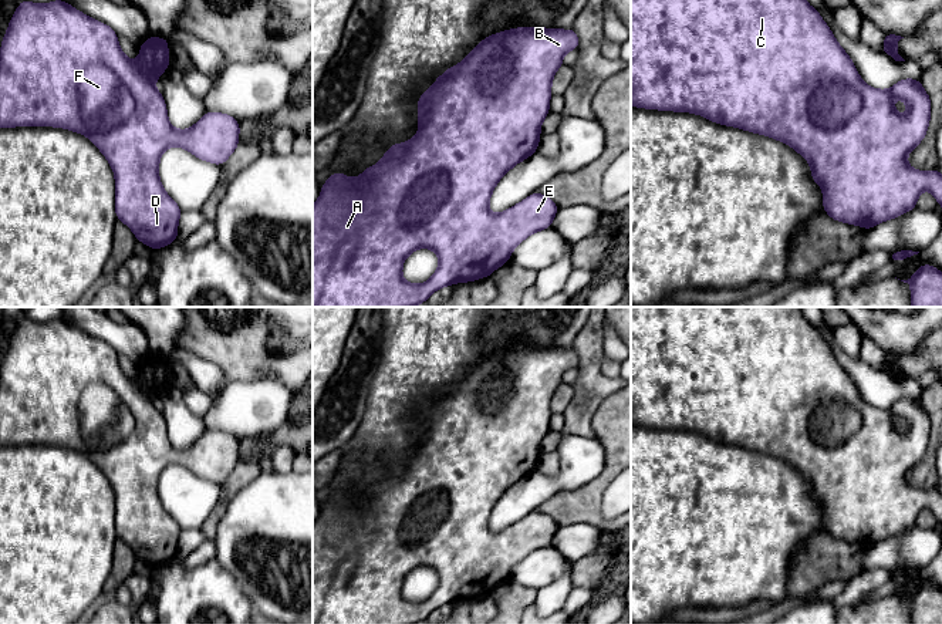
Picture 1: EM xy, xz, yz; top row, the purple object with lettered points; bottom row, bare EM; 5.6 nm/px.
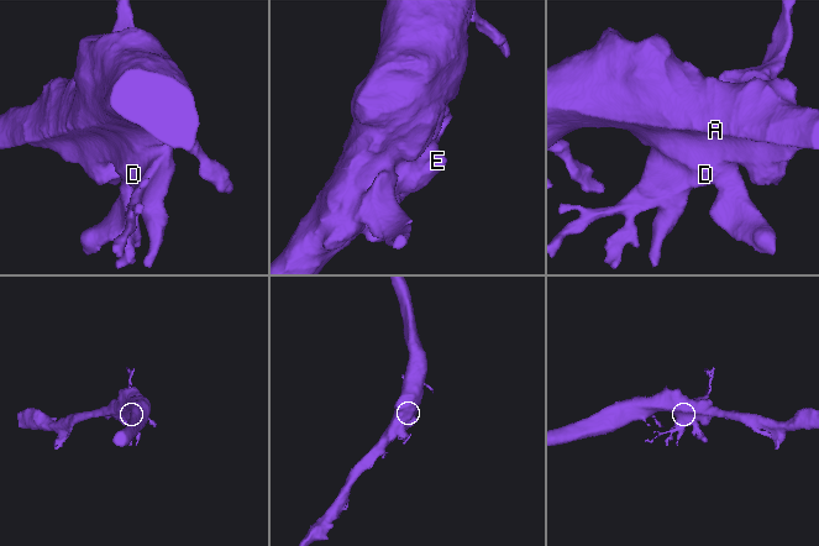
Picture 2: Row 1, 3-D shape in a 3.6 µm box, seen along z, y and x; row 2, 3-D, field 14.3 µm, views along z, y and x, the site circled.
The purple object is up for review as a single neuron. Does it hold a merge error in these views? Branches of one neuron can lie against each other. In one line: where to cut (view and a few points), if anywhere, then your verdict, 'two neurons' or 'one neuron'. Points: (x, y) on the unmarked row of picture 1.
cut none; one neuron

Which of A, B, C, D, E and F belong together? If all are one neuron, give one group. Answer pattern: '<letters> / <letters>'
A B C D E F

